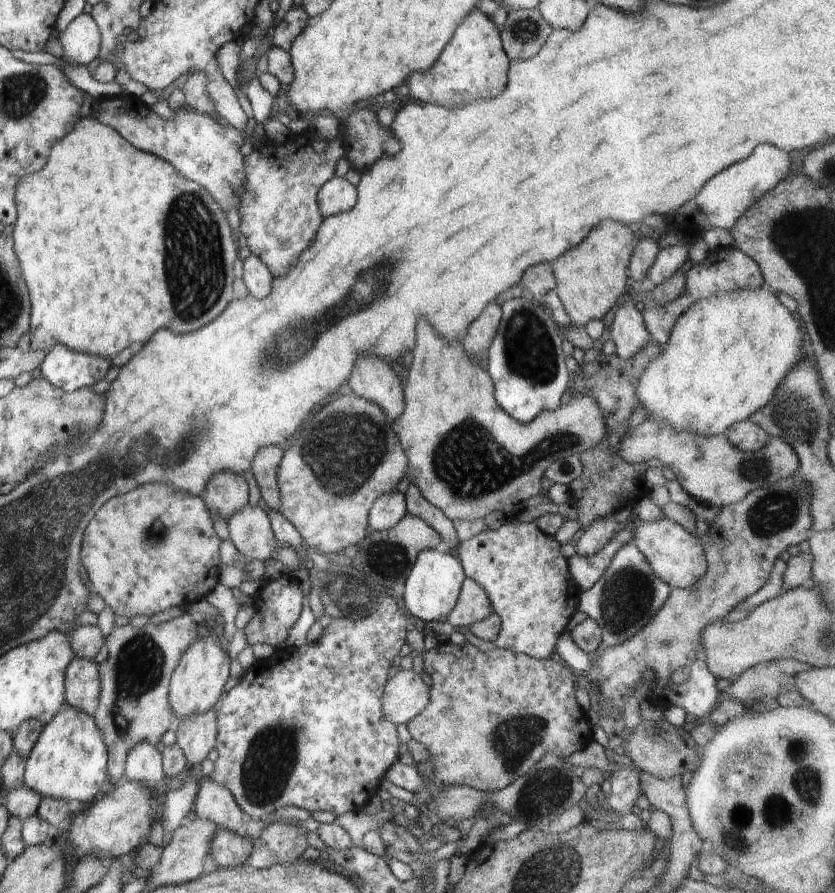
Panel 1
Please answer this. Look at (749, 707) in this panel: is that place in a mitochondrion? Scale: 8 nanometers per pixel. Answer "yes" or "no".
no

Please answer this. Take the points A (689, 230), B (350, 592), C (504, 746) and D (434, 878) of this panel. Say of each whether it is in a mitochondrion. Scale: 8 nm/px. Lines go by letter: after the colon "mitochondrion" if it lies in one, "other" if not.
A: other
B: mitochondrion
C: mitochondrion
D: other

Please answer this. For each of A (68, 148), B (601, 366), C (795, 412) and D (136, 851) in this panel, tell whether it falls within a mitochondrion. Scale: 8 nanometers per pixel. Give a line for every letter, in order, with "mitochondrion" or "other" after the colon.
A: other
B: other
C: mitochondrion
D: other

